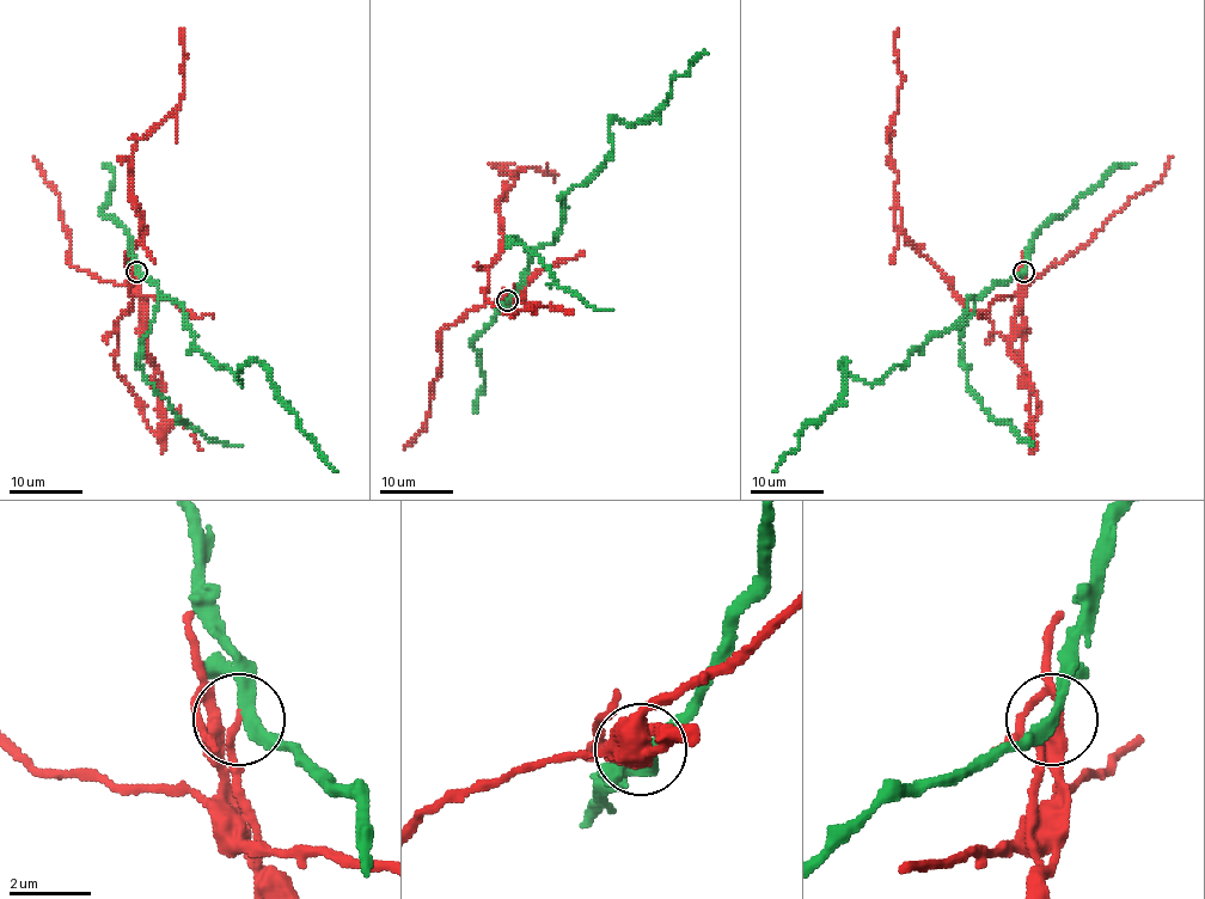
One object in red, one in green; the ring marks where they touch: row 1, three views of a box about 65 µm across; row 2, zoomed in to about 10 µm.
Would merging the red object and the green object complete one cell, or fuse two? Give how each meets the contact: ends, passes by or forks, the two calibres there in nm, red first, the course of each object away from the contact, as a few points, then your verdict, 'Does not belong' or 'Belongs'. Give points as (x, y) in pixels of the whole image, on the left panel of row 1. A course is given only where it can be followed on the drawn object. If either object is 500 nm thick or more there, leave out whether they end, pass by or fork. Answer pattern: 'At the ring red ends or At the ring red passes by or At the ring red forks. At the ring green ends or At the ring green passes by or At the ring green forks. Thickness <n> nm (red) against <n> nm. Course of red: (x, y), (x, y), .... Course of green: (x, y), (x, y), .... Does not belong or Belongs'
At the ring red passes by. At the ring green passes by. Thickness 260 nm (red) against 280 nm. Course of red: (136, 270), (159, 434), (112, 359), (132, 303), (126, 258), (146, 225), (132, 158), (181, 103), (181, 28). Course of green: (136, 270), (183, 310), (191, 346), (242, 384), (246, 365), (267, 370), (335, 472). Does not belong

